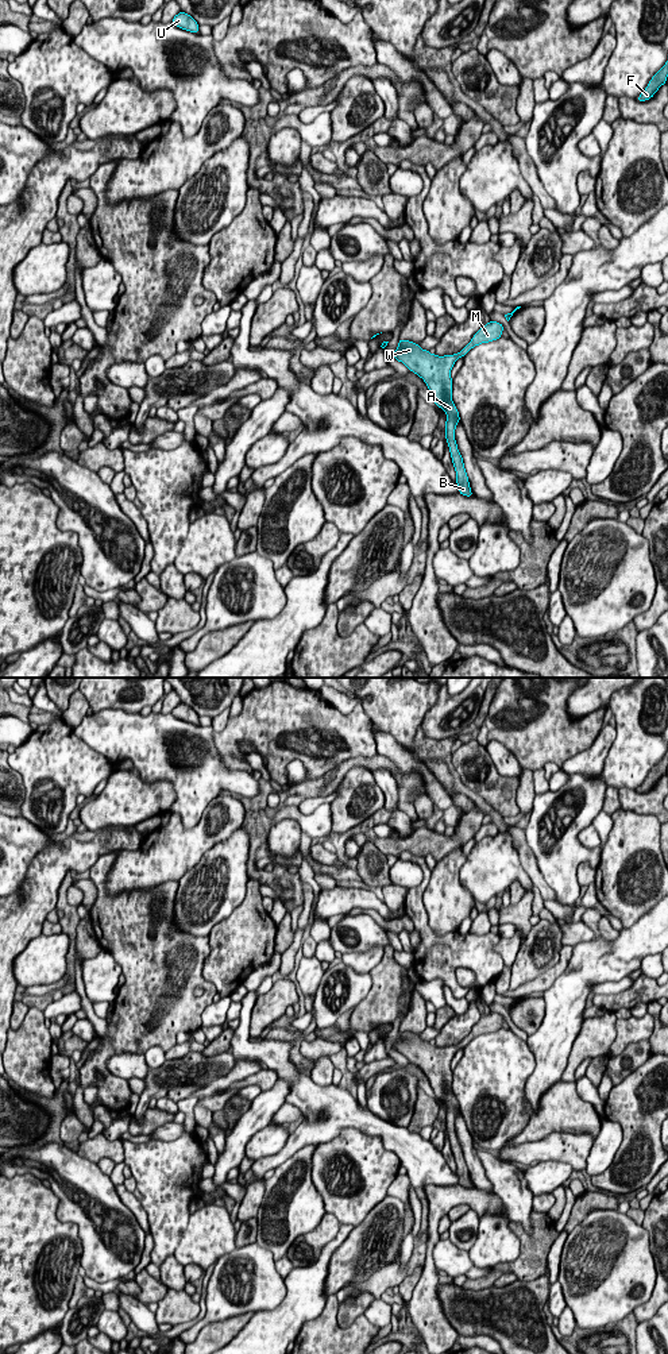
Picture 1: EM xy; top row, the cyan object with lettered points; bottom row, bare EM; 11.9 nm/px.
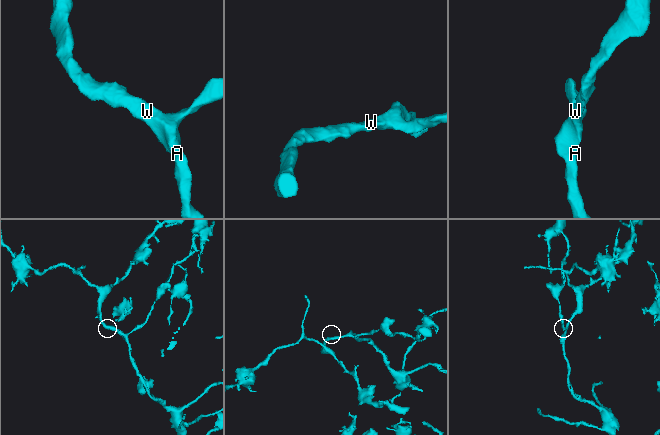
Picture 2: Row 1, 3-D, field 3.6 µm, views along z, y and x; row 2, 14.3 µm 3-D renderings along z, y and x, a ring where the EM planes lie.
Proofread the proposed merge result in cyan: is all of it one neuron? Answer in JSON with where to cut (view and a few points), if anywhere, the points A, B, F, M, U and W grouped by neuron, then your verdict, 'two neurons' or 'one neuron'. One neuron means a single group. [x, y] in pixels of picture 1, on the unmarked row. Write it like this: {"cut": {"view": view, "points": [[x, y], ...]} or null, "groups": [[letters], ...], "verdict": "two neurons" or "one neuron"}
{"cut": null, "groups": [["A", "B", "F", "M", "U", "W"]], "verdict": "one neuron"}

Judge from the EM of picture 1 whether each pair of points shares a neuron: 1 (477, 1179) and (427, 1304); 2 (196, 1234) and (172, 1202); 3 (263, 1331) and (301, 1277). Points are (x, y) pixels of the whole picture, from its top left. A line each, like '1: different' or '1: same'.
1: different
2: different
3: same

